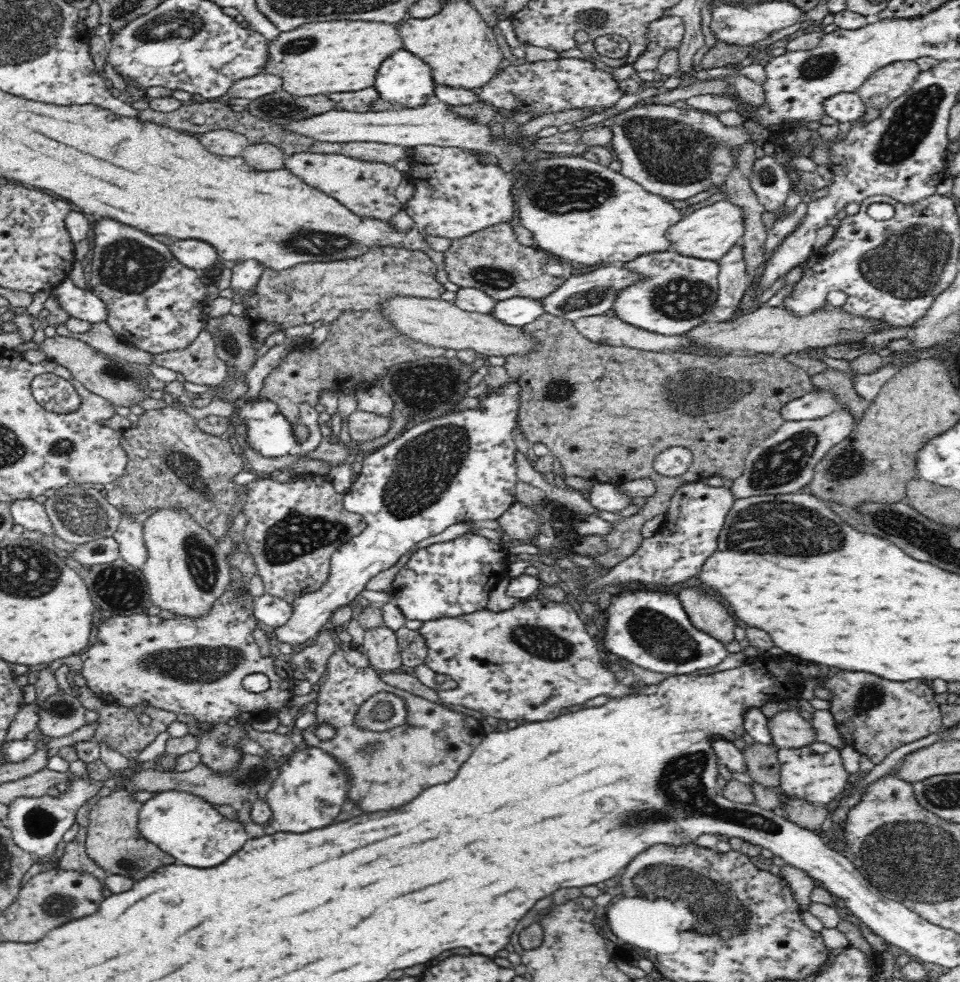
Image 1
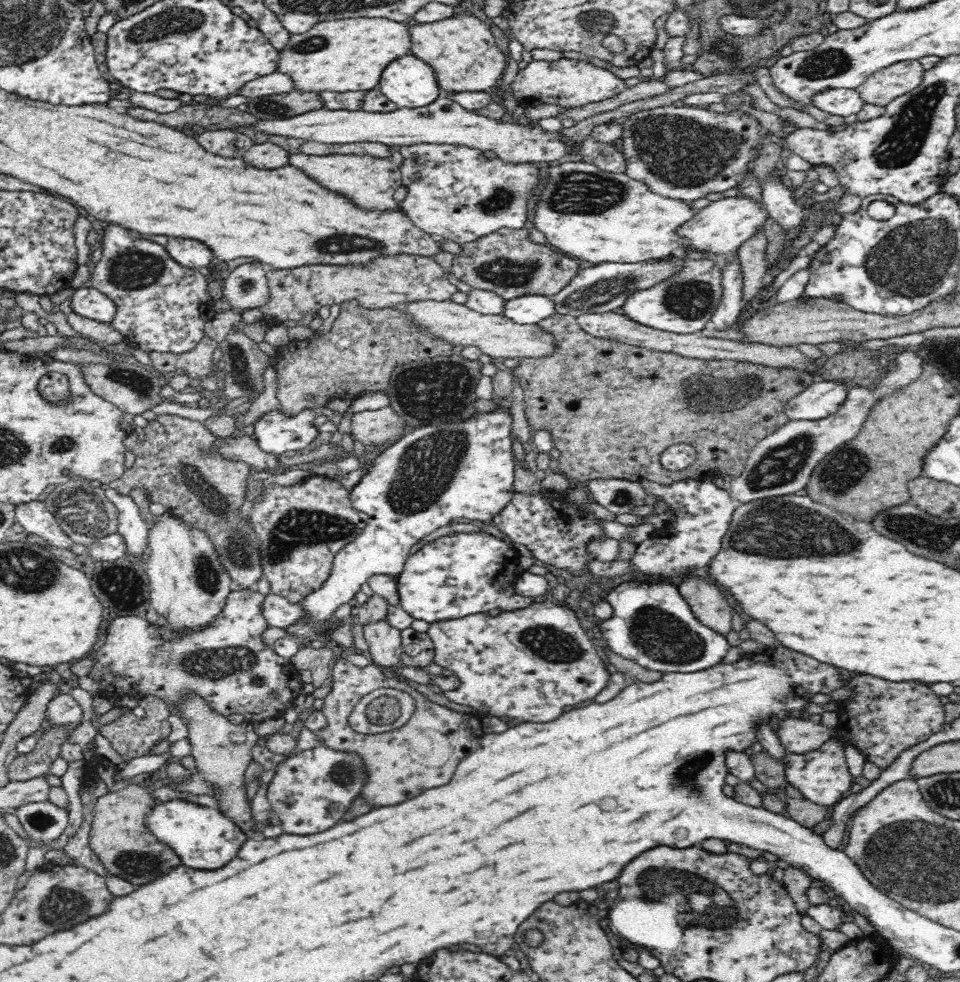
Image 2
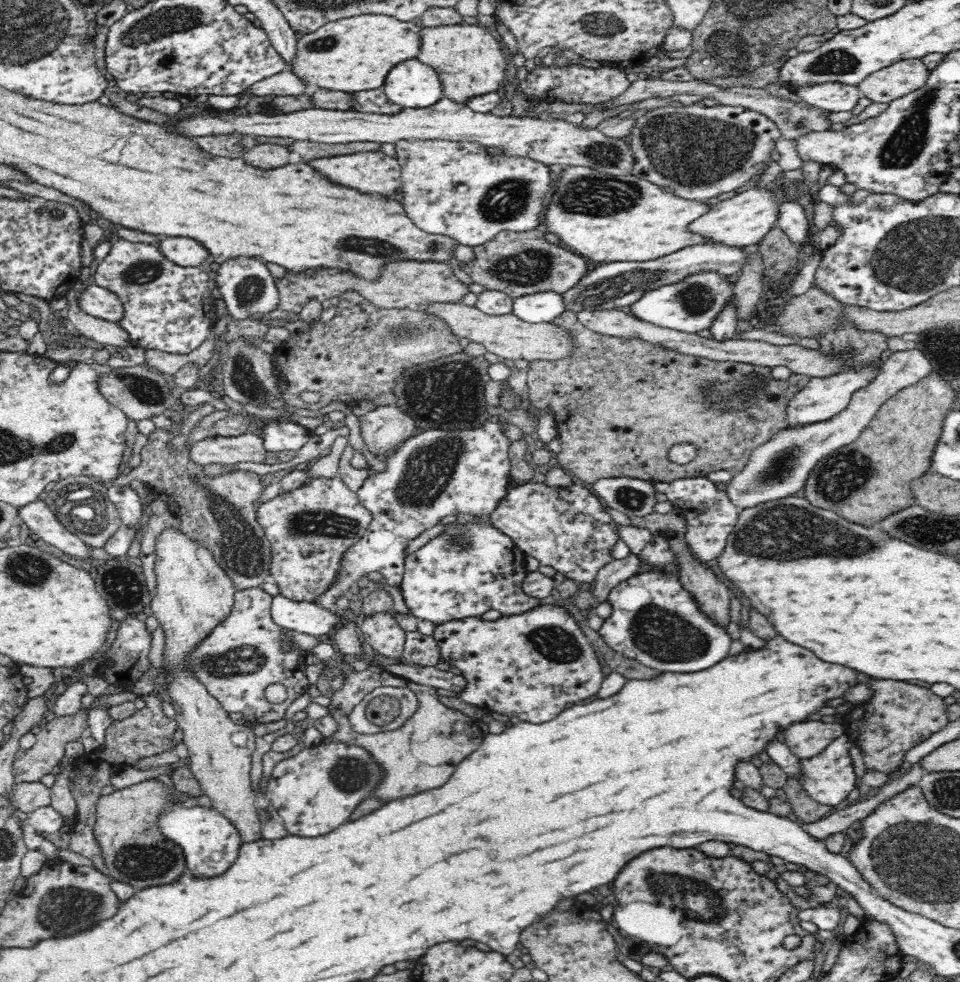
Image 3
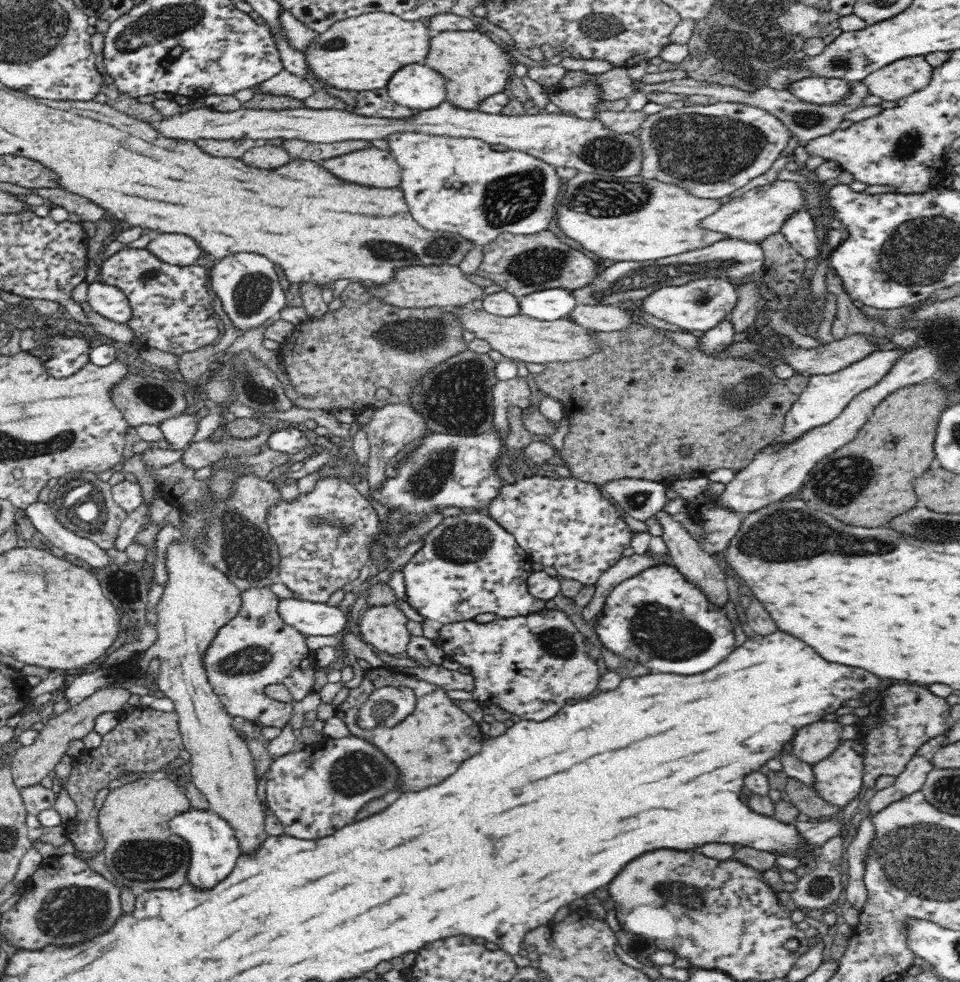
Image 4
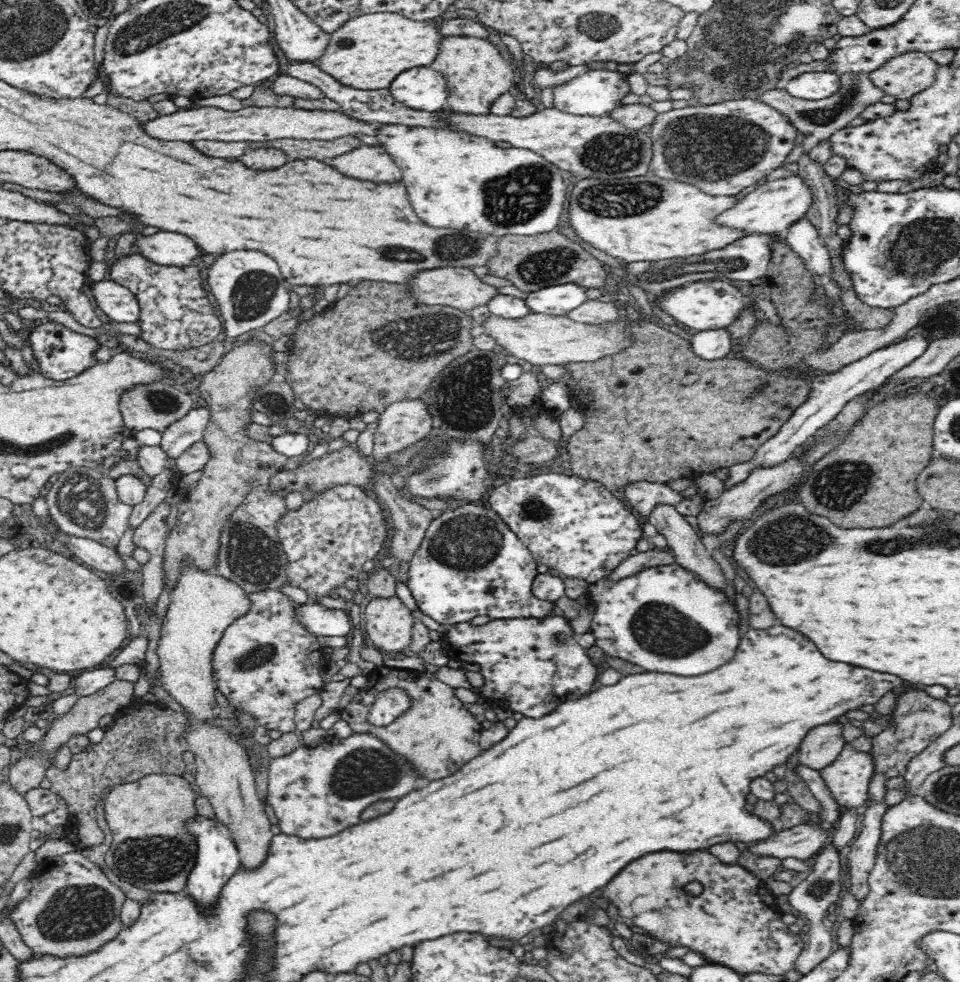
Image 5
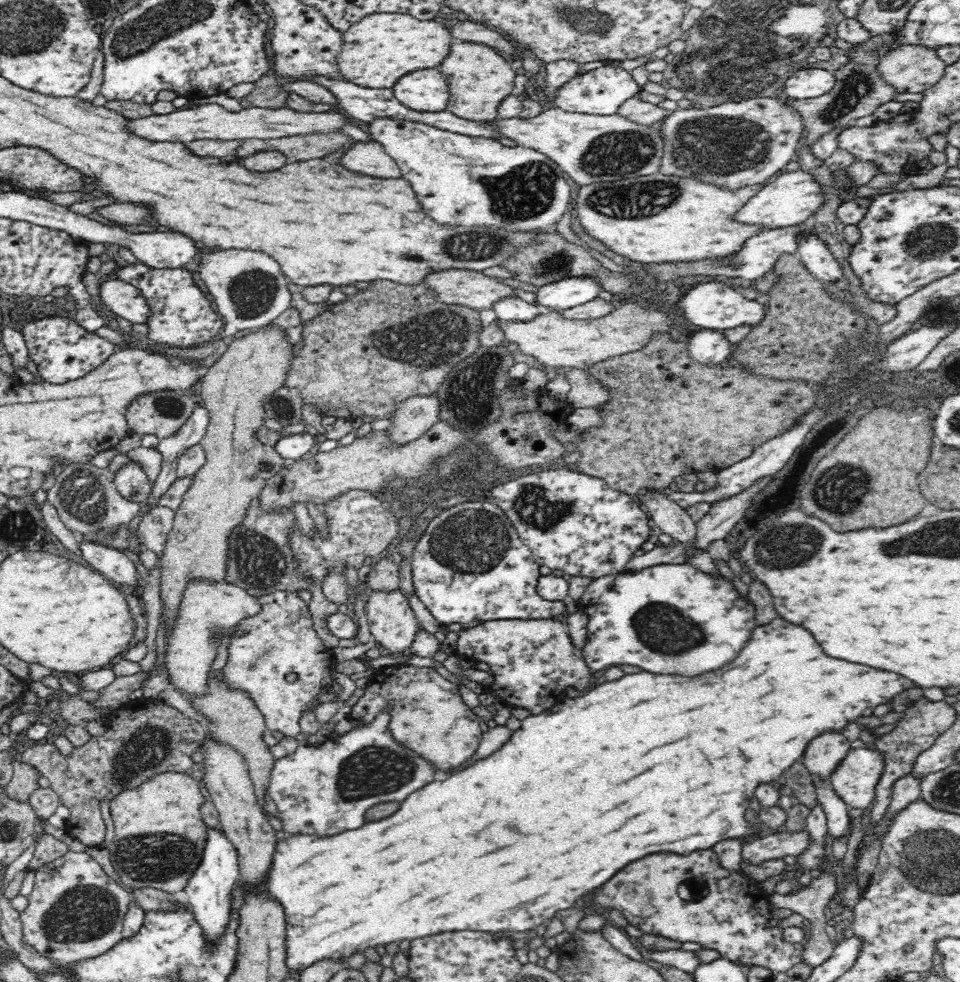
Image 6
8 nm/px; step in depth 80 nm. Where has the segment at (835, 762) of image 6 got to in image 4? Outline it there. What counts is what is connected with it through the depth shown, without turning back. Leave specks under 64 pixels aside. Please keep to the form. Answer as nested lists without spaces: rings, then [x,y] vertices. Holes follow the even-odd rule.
[[[816,722],[802,728],[792,746],[794,754],[802,762],[811,765],[830,758],[843,742],[844,727],[840,722]]]

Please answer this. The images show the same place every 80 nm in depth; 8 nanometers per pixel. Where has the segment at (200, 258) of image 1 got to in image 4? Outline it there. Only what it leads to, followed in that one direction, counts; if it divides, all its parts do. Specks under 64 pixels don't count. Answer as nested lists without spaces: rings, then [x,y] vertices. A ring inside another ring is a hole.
[[[154,234],[145,249],[160,262],[174,266],[196,264],[202,250],[184,234]]]

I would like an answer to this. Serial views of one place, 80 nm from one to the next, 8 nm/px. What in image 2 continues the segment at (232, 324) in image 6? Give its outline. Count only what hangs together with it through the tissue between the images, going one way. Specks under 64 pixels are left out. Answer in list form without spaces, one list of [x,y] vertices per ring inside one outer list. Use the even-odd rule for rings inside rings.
[[[238,261],[230,274],[222,277],[222,294],[232,310],[254,310],[272,300],[266,271],[260,261]]]

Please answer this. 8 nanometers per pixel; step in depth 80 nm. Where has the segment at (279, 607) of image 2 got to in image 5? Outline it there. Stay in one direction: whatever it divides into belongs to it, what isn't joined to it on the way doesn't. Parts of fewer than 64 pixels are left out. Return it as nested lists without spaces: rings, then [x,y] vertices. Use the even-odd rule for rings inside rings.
[[[314,601],[300,604],[299,618],[308,631],[318,636],[348,636],[352,623],[348,611],[331,610]]]

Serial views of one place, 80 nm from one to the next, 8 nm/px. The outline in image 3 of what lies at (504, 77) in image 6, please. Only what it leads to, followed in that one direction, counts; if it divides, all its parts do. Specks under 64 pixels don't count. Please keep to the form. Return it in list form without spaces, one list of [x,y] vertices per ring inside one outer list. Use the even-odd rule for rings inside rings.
[[[468,23],[428,29],[422,27],[422,52],[418,60],[437,71],[443,94],[460,106],[466,106],[472,98],[502,92],[506,58],[496,38],[482,25]]]

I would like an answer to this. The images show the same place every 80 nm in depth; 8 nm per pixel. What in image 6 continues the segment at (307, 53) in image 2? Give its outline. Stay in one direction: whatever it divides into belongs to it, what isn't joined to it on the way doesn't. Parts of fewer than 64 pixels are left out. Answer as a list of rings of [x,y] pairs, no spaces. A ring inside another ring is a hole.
[[[378,13],[344,31],[345,45],[340,62],[346,80],[375,89],[392,89],[406,74],[436,69],[453,50],[455,39],[450,23],[441,19],[419,19],[409,14]]]

